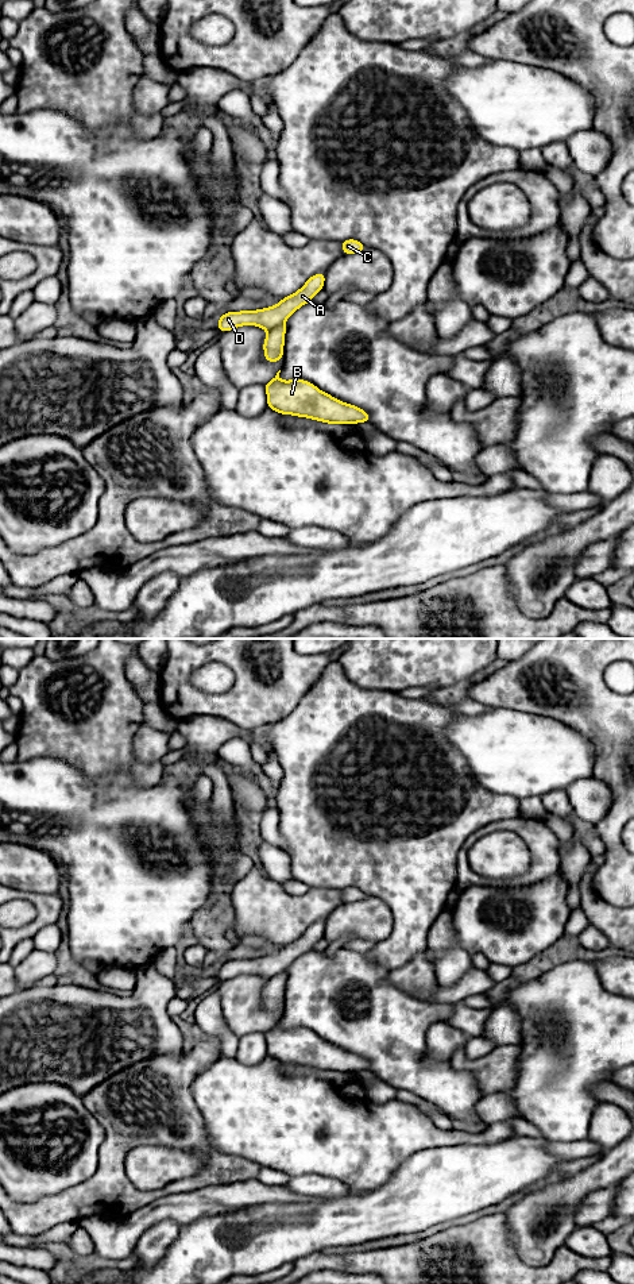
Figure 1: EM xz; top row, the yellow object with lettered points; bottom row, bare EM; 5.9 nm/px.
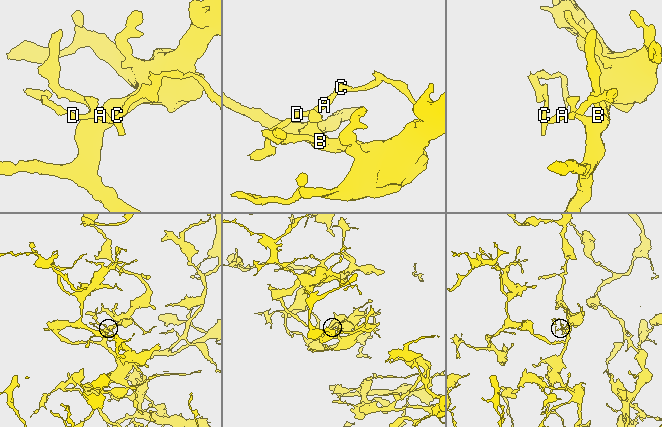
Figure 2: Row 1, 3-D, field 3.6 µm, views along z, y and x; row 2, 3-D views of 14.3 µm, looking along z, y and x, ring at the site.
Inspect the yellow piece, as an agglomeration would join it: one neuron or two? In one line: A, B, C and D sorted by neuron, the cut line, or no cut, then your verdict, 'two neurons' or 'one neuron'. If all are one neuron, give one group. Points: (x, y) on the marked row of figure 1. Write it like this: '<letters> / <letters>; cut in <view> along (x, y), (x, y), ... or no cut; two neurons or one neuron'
A C D / B; cut in xz along (283, 322), (269, 331); two neurons

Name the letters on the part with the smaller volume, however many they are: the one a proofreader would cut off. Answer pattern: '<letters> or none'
A, C, D

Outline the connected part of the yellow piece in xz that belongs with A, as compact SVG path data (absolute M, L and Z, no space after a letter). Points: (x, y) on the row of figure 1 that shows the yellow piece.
M325 271L312 275L305 285L283 297L278 304L258 311L225 312L219 317L217 329L227 332L241 325L256 325L266 331L285 323L298 308L310 302L324 289Z

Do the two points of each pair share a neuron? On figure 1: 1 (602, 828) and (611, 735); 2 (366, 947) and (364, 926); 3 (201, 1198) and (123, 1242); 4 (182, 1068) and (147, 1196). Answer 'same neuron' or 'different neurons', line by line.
1: same neuron
2: different neurons
3: same neuron
4: same neuron

